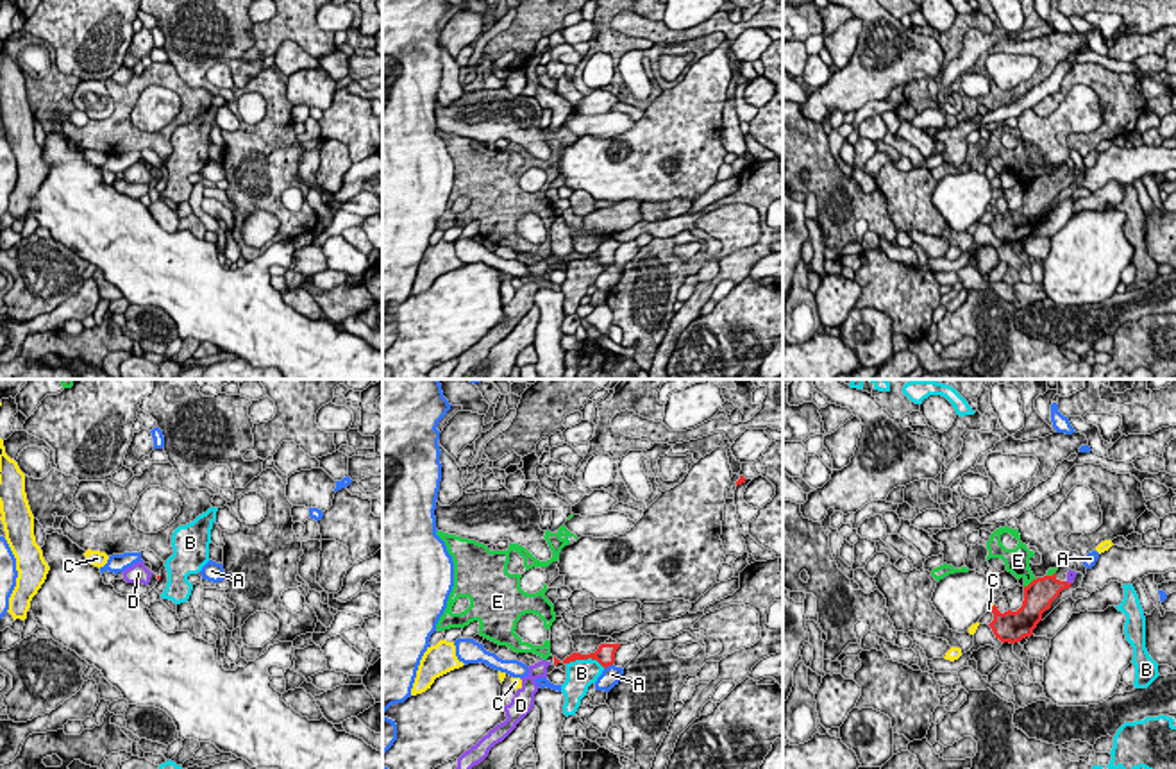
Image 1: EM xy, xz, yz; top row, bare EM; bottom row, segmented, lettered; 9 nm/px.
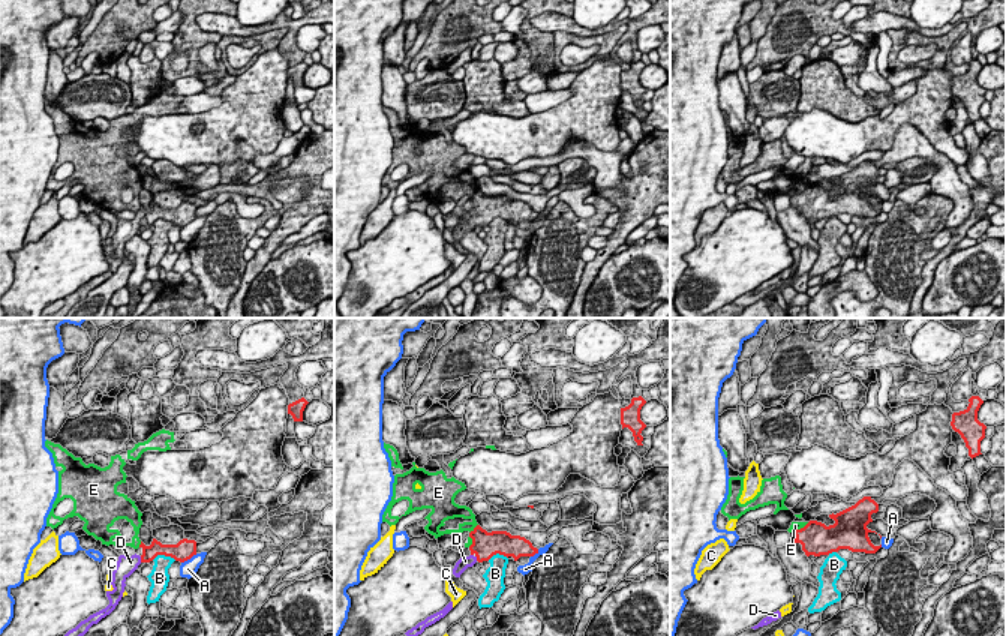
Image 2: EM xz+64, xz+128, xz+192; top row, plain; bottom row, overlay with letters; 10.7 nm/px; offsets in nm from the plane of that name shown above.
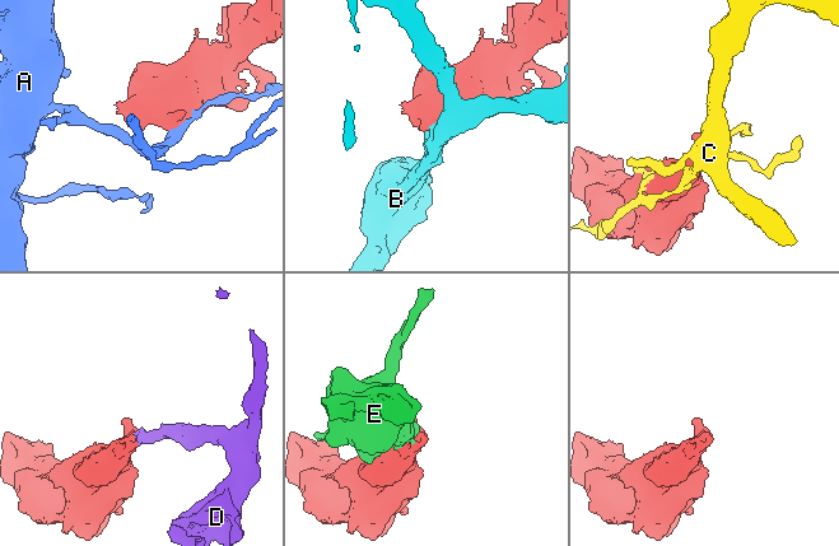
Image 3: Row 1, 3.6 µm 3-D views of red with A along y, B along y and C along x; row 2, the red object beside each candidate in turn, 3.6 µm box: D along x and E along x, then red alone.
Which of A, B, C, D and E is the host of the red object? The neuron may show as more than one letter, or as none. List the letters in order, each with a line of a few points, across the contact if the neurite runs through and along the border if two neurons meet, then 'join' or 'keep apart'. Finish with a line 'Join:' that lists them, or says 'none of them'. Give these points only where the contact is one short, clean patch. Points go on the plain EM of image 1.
A: keep apart
B: keep apart
C: keep apart
D: yz (1042, 190), (1069, 183), (1071, 174) | join
E: yz (1037, 177), (1024, 186) | keep apart
Join: D

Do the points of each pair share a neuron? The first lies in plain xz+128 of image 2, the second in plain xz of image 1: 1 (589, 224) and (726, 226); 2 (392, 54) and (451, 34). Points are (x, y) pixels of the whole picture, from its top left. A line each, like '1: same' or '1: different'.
1: same
2: same

